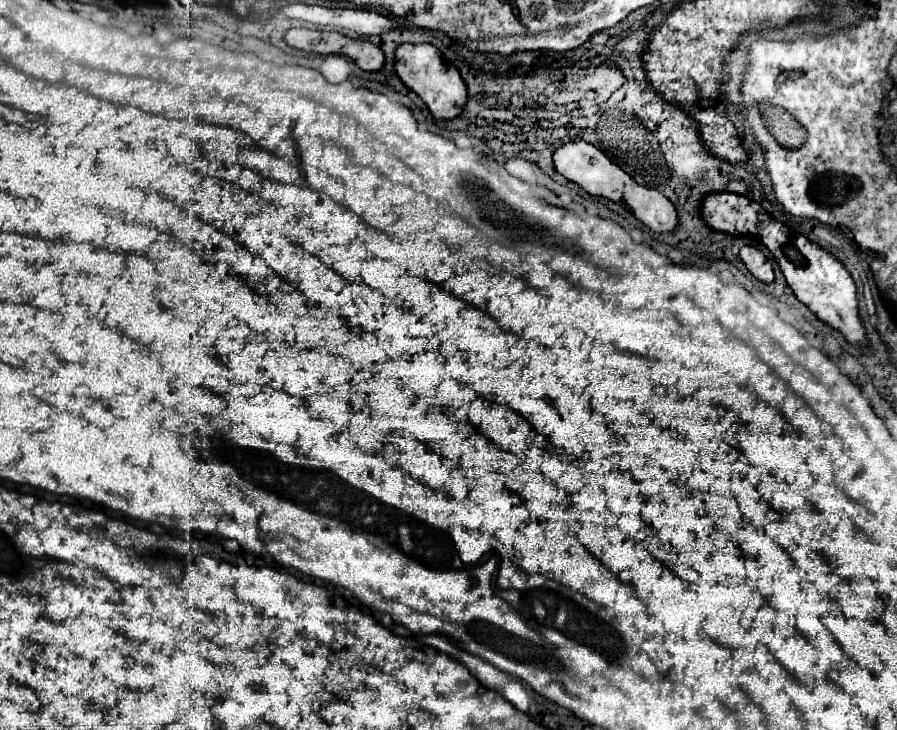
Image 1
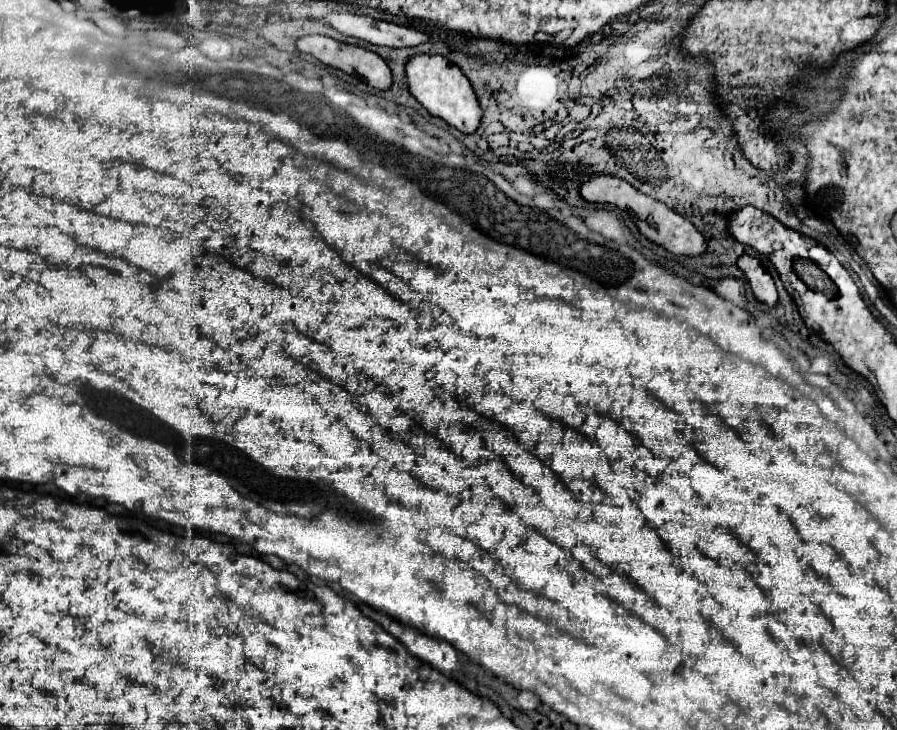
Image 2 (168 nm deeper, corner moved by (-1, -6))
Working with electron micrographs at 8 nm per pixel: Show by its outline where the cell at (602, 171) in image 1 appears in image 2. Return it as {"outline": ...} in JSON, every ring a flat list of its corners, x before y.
{"outline":[[595,177,587,183,581,185,581,195,589,203,609,203,615,205,623,211,631,211,635,217,637,225,643,225,643,237,653,241,655,245,667,249,673,255,683,255,683,257,699,257,707,249,705,237,693,227,691,221,687,221,683,215,667,209,661,201,655,201,643,193,639,193,635,187,631,187,627,181,617,179,617,177]]}

